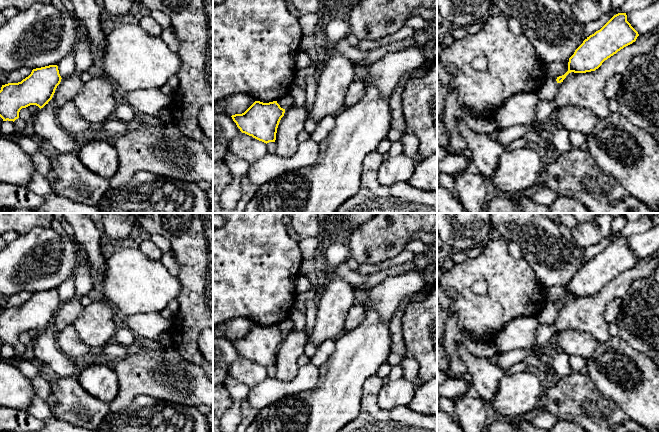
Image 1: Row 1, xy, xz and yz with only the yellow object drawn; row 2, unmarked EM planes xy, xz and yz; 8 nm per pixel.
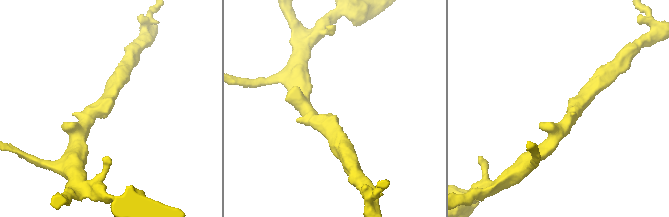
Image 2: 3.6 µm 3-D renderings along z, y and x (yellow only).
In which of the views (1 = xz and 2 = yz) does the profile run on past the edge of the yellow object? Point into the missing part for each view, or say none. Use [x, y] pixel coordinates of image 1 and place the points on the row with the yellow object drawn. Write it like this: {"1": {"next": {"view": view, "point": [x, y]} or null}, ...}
{"1": {"next": null}, "2": {"next": null}}

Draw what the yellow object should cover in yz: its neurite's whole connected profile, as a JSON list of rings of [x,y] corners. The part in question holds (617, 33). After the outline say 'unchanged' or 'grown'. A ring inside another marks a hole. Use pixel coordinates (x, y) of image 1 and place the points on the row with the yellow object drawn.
[[[626,13],[614,15],[600,30],[587,37],[575,50],[574,54],[569,58],[568,71],[564,75],[557,77],[557,83],[563,82],[571,72],[586,73],[595,71],[605,60],[635,42],[638,36],[638,32],[627,21]]]; unchanged

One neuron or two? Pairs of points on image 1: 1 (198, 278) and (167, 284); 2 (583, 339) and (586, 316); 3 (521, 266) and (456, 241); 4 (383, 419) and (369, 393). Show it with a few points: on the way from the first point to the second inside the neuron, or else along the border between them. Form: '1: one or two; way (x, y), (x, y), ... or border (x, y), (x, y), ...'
1: two; border (178, 276), (180, 291), (176, 298)
2: two; border (562, 329), (583, 330), (598, 339)
3: two; border (489, 240), (482, 247)
4: one; way (377, 413), (369, 405), (369, 399)

